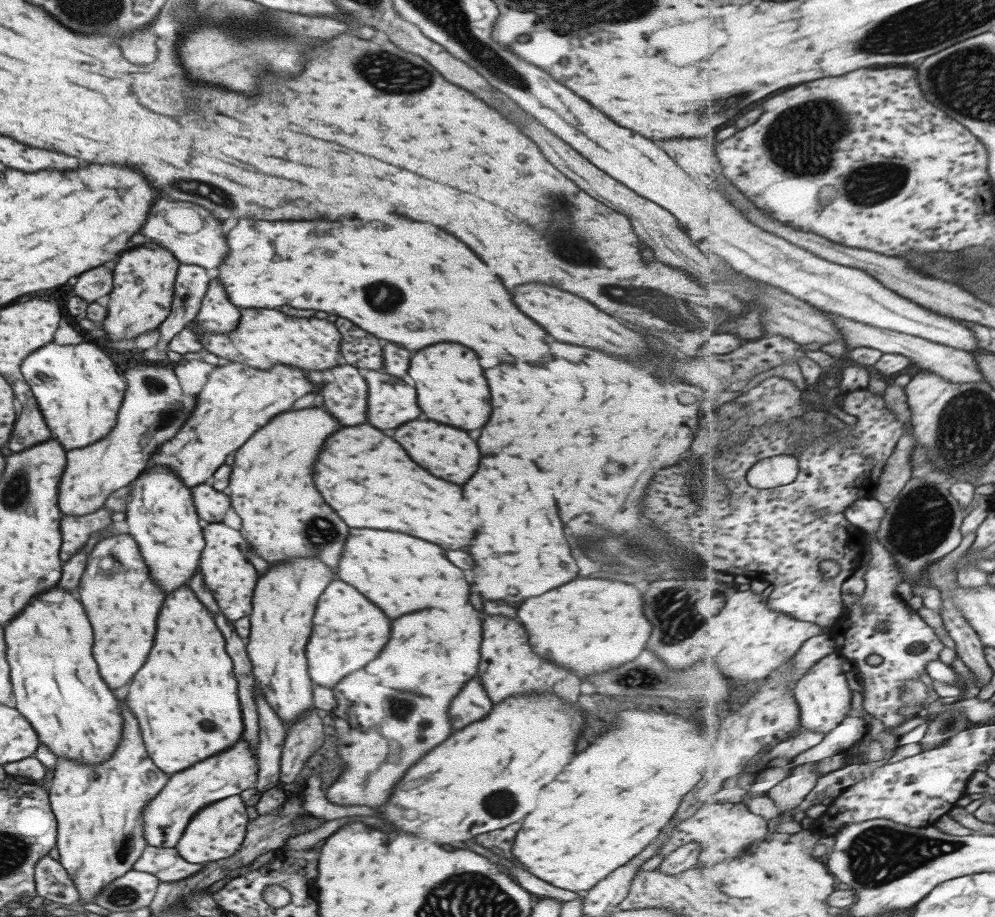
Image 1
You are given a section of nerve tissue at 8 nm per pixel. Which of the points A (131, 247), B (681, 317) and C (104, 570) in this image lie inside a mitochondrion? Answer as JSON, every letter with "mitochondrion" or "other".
{"A":"other","B":"mitochondrion","C":"mitochondrion"}

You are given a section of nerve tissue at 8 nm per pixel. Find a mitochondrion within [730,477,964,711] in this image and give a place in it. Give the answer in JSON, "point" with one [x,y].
{"point":[923,520]}

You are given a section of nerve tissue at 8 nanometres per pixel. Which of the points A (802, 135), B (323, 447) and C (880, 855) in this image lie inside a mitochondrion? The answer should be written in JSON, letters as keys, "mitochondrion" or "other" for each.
{"A":"mitochondrion","B":"other","C":"mitochondrion"}

